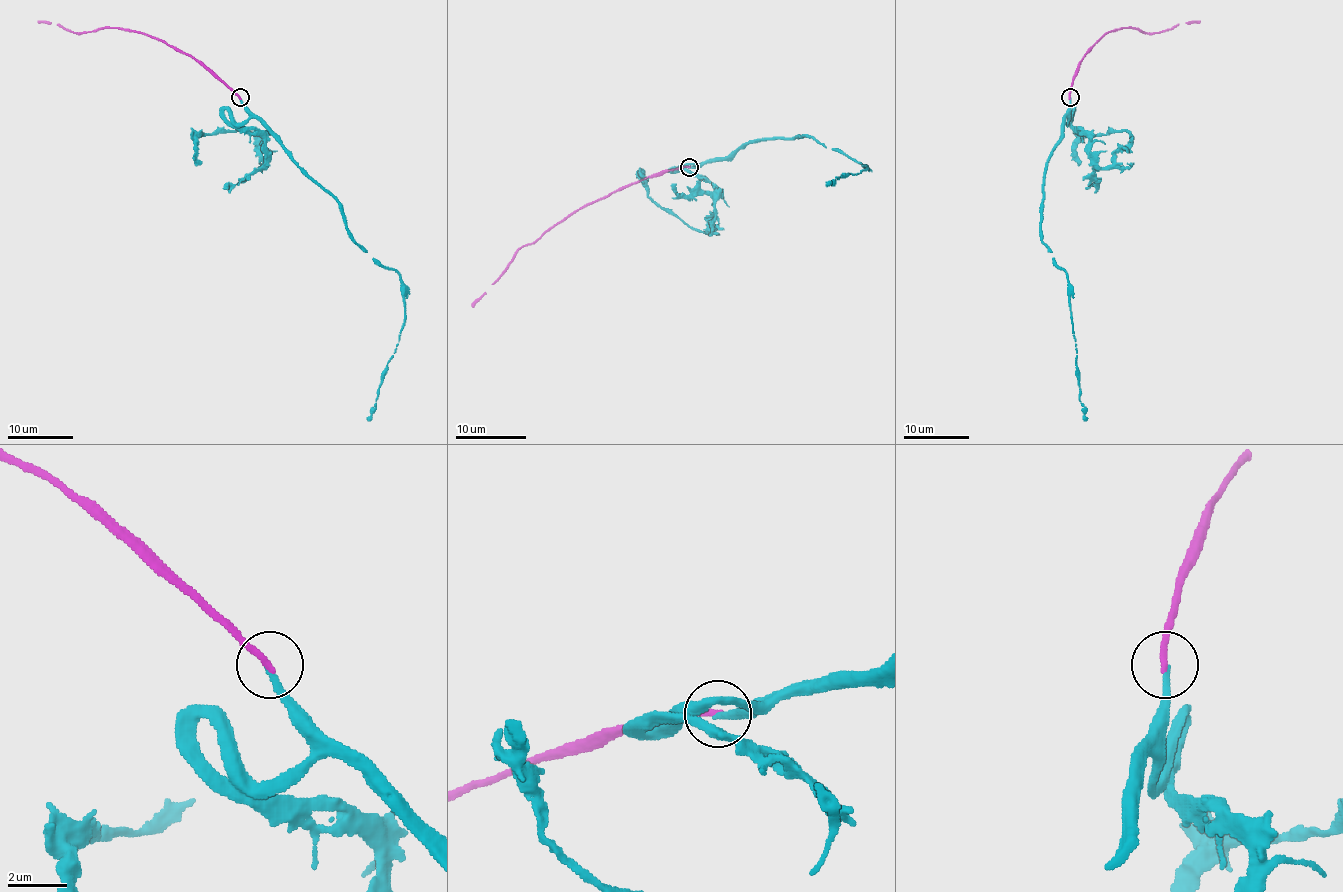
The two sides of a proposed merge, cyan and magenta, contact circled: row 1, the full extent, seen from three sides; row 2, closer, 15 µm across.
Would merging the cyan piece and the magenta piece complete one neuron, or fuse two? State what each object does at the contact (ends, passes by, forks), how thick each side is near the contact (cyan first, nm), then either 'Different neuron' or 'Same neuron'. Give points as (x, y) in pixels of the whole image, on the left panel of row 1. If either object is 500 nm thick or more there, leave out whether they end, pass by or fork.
At the ring cyan ends. At the ring magenta ends. Thickness 200 nm (cyan) against 220 nm. Same neuron

